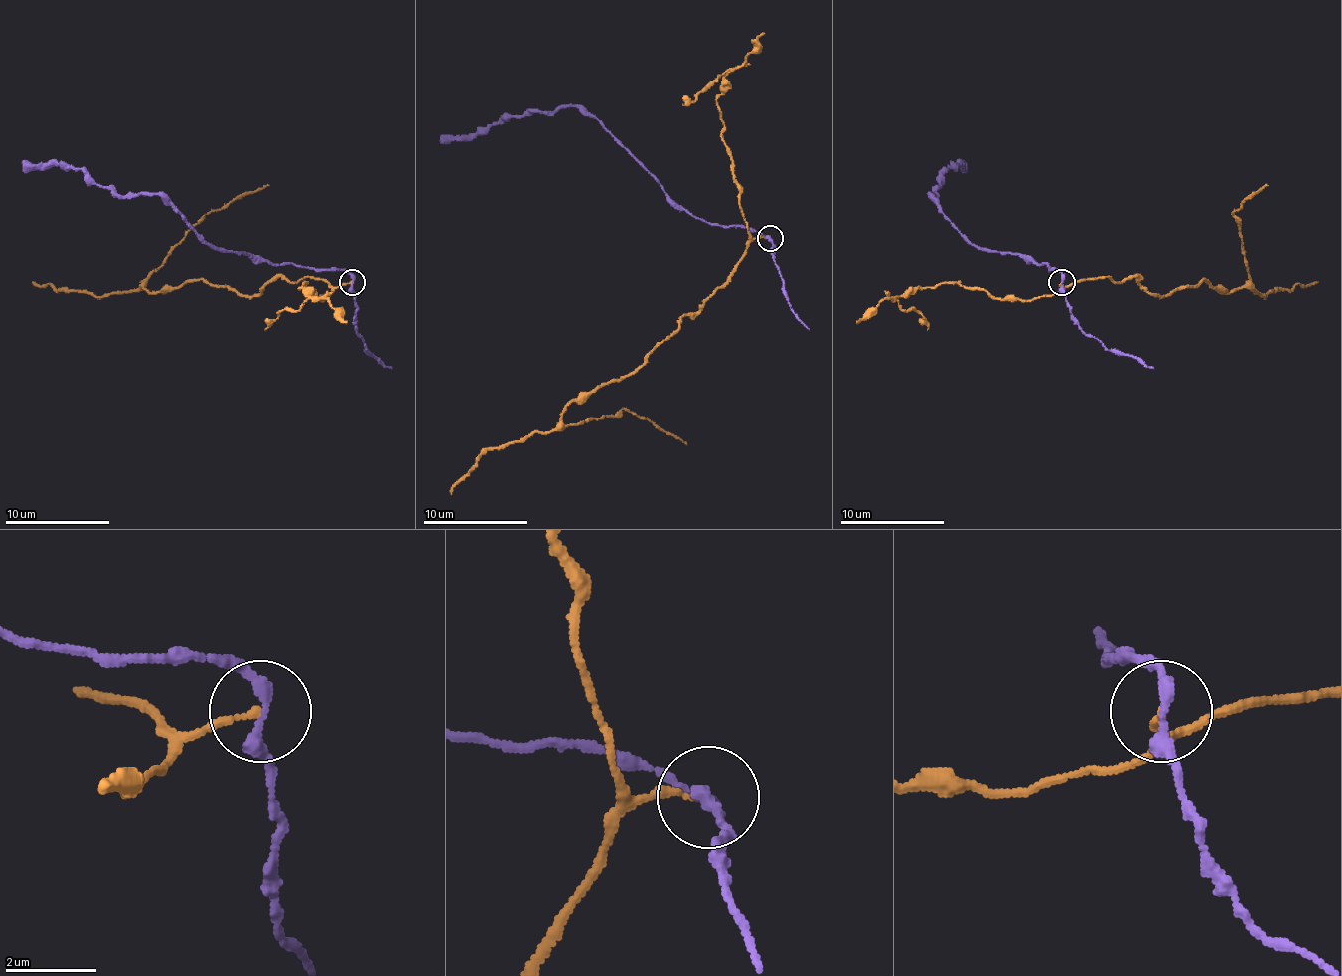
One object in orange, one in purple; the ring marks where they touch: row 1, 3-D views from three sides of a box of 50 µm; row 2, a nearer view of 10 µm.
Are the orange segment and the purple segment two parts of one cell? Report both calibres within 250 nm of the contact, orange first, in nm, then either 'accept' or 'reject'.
calibres 130 and 260 nm; reject

